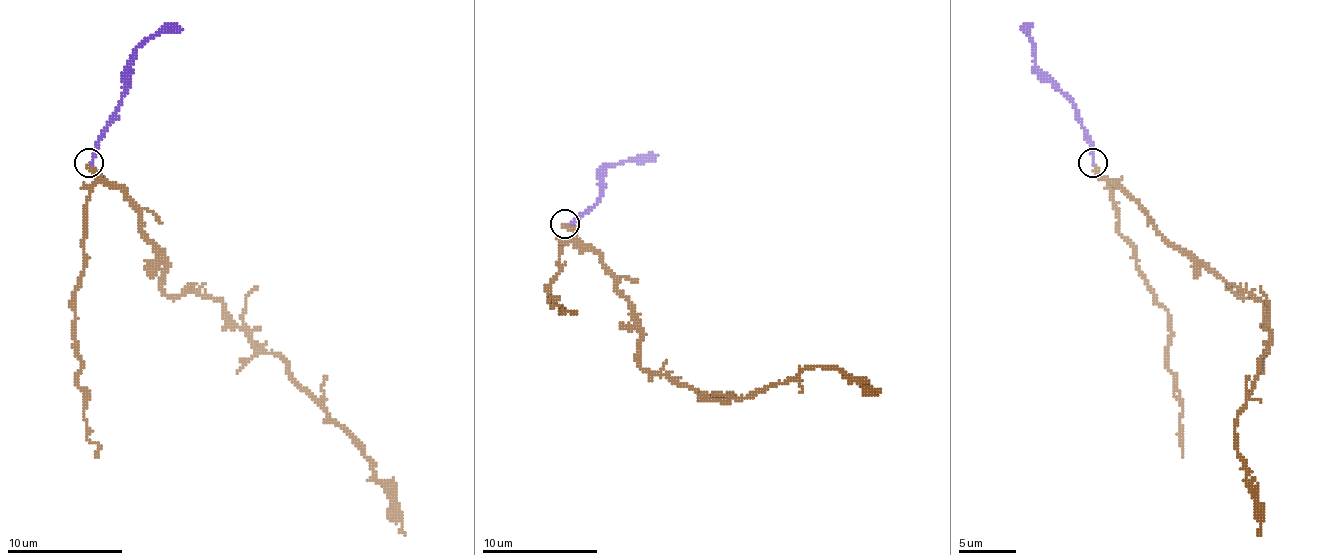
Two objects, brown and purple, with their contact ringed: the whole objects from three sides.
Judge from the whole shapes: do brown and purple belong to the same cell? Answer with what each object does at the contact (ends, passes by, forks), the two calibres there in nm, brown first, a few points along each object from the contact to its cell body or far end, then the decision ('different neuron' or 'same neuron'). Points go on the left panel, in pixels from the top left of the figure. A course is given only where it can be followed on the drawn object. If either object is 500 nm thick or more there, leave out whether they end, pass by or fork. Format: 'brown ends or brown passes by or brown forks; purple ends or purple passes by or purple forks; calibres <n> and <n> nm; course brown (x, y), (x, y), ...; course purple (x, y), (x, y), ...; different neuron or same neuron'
brown ends; purple ends; calibres 240 and 190 nm; course brown (89, 165), (139, 214), (165, 263), (162, 289), (223, 304), (286, 365), (353, 440), (405, 535); course purple (89, 162), (98, 136), (124, 96), (124, 72), (133, 64), (133, 52), (162, 32), (182, 29); different neuron

